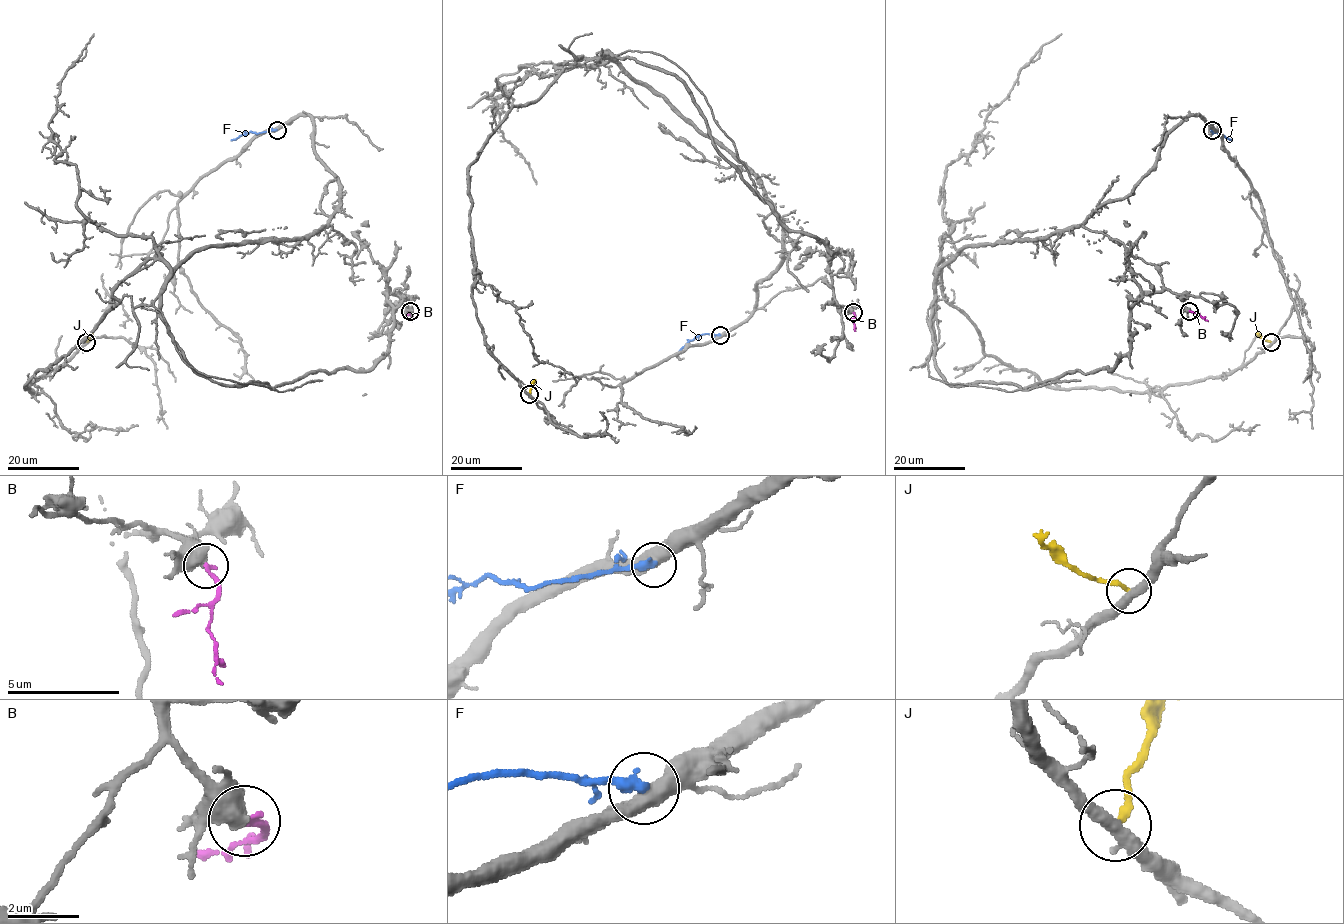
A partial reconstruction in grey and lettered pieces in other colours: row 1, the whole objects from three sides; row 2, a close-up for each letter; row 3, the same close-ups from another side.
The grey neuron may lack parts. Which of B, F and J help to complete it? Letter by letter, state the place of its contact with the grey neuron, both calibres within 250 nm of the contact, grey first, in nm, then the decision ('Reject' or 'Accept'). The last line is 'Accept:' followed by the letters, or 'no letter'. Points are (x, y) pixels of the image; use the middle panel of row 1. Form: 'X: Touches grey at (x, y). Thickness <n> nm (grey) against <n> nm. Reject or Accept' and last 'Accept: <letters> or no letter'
B: Touches grey at (853, 312). Thickness 480 nm (grey) against 220 nm. Accept
F: Touches grey at (720, 335). Thickness 500 nm (grey) against 360 nm. Reject
J: Touches grey at (529, 394). Thickness 400 nm (grey) against 200 nm. Reject
Accept: B

